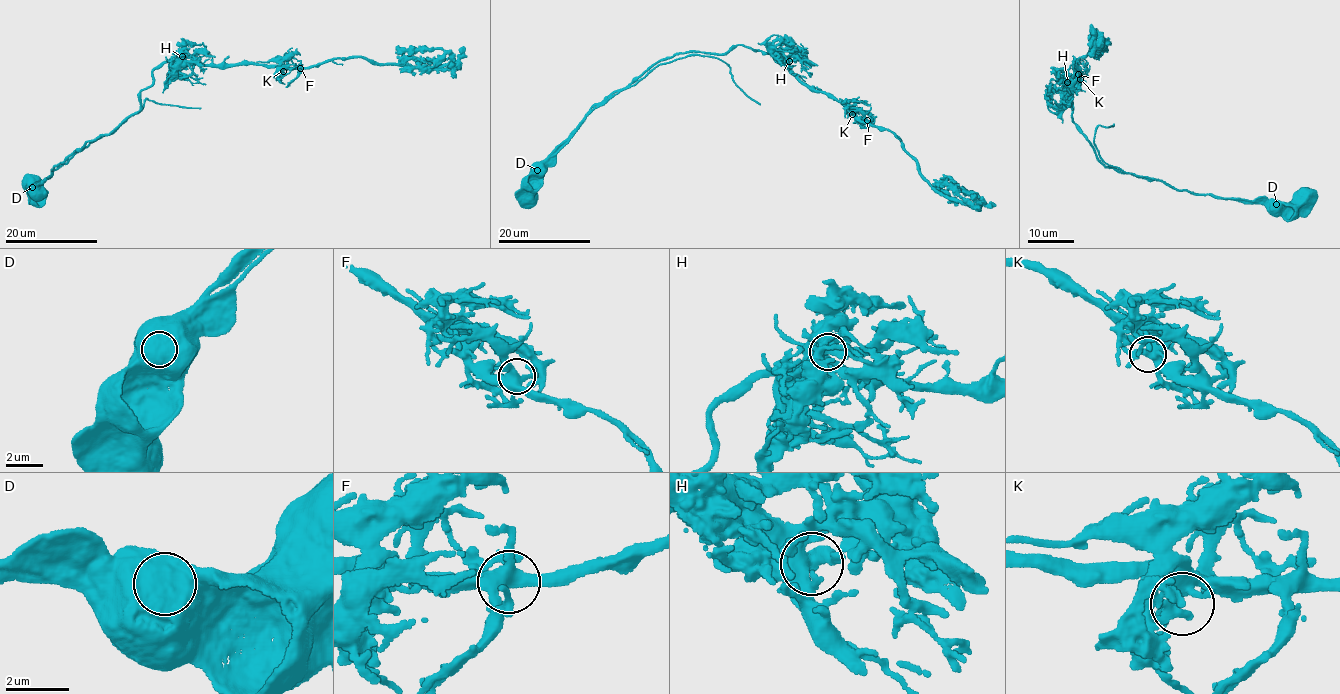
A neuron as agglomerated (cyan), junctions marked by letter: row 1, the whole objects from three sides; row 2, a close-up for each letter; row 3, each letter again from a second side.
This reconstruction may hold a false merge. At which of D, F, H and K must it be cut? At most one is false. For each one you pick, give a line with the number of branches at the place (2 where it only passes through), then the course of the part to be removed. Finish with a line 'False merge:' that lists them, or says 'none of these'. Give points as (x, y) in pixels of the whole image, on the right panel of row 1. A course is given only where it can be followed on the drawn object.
D: 1 branches meet; foreign part runs (1276, 204), (1195, 194), (1107, 164), (1093, 143), (1094, 135), (1099, 126), (1107, 127), (1114, 124)
False merge: D

